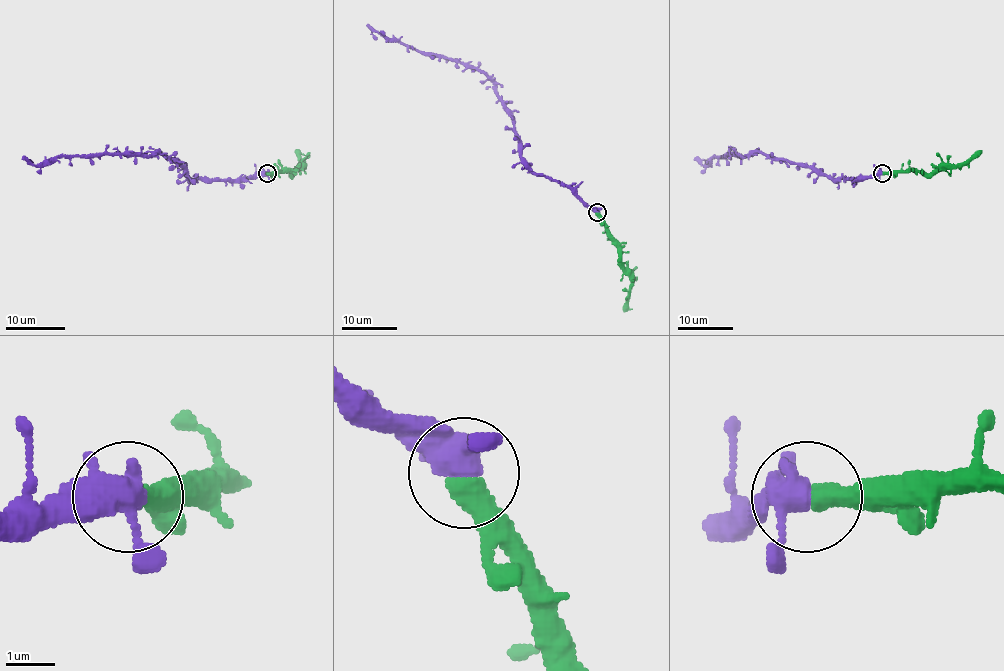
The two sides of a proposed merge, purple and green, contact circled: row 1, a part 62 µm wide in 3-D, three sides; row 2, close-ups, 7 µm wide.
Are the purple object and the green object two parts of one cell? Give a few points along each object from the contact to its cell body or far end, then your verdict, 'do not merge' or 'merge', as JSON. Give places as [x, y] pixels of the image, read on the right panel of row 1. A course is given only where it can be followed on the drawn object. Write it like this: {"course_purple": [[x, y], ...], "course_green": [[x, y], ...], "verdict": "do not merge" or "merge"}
{"course_purple": [[882, 173], [830, 178], [764, 153], [715, 156], [707, 164], [702, 162], [710, 163]], "course_green": [[882, 173], [935, 174], [951, 164], [969, 163], [981, 150]], "verdict": "merge"}

